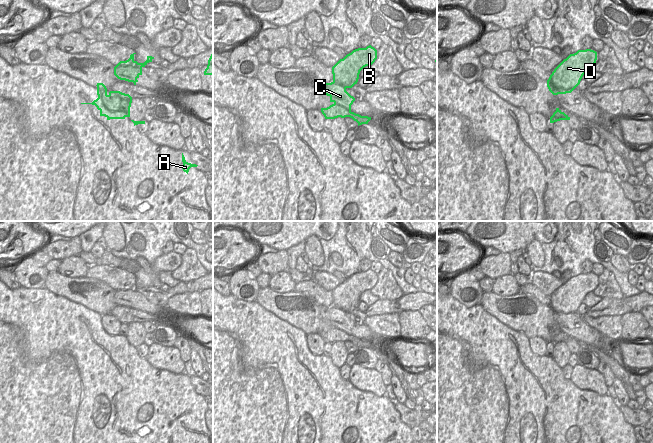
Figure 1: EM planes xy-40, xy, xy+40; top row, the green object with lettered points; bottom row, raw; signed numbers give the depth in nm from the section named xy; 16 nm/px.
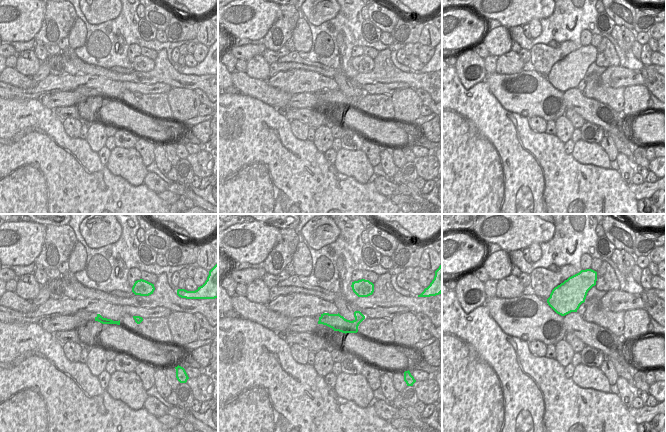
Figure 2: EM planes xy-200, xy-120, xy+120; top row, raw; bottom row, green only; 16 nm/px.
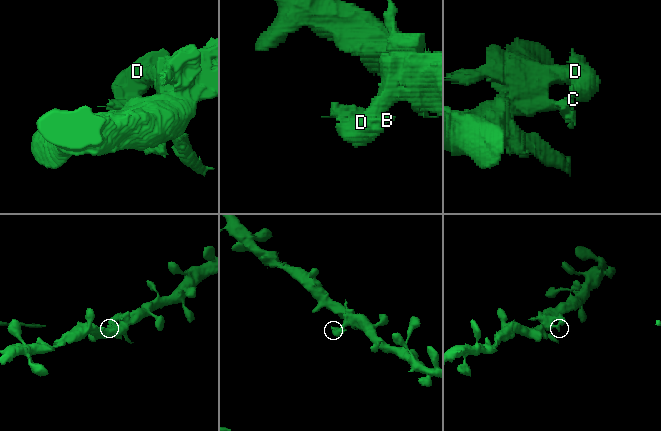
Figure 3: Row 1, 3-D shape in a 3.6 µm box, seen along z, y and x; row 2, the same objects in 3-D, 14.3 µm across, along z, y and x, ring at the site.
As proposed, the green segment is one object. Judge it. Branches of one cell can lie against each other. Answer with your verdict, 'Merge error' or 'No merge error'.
No merge error.

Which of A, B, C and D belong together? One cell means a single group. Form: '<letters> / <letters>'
A B C D

